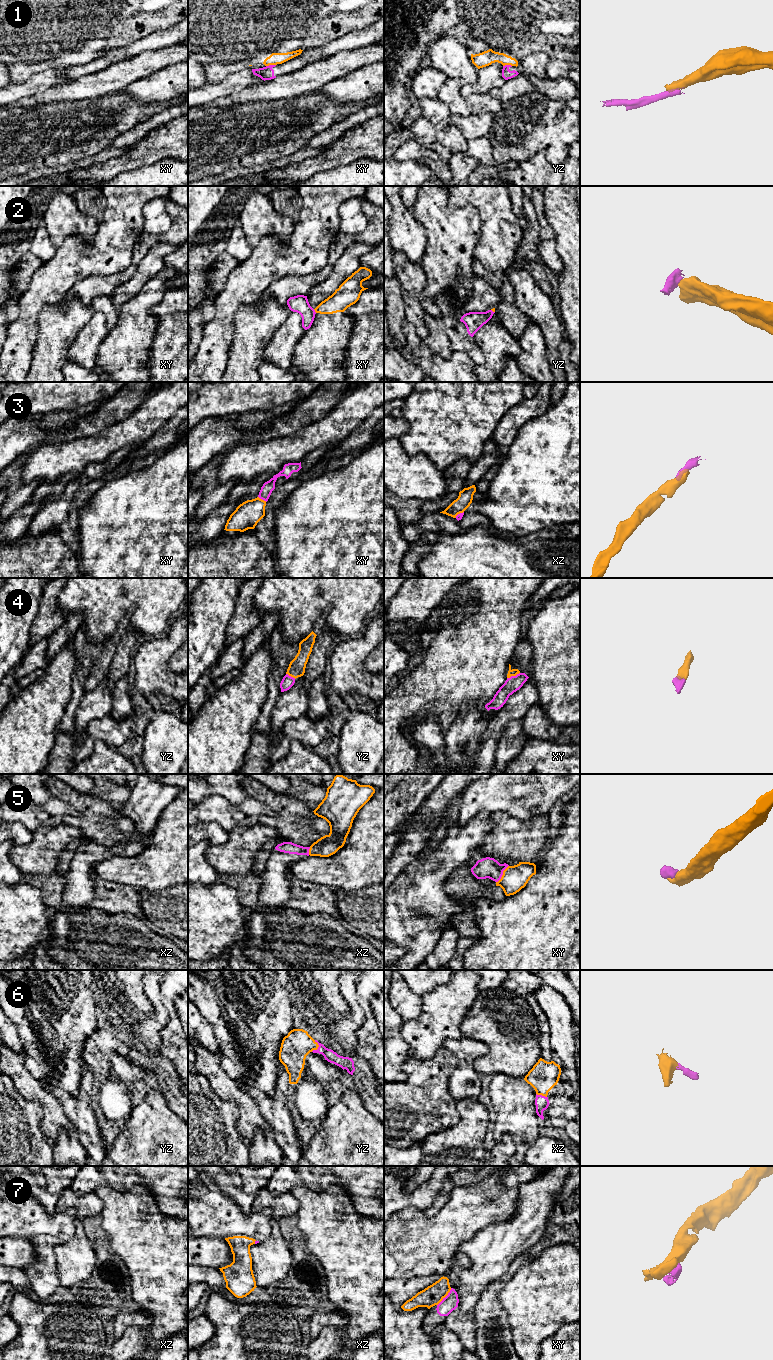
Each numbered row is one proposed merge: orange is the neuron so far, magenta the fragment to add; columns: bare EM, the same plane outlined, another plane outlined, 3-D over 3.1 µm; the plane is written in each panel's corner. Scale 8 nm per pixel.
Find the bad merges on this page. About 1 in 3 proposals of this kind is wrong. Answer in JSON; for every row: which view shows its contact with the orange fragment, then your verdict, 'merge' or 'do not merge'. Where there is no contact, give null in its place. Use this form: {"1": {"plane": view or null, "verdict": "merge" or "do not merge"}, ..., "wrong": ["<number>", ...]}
{"1": {"plane": "xy", "verdict": "do not merge"}, "2": {"plane": "xy", "verdict": "do not merge"}, "3": {"plane": "xy", "verdict": "merge"}, "4": {"plane": "xy", "verdict": "merge"}, "5": {"plane": "xy", "verdict": "merge"}, "6": {"plane": "yz", "verdict": "merge"}, "7": {"plane": "xy", "verdict": "merge"}, "wrong": ["1", "2"]}

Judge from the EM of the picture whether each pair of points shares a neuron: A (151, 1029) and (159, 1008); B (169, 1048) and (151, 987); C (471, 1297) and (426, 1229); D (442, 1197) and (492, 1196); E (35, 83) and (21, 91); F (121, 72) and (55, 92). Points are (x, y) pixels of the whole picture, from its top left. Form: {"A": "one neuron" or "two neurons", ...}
{"A": "one neuron", "B": "two neurons", "C": "two neurons", "D": "two neurons", "E": "one neuron", "F": "one neuron"}

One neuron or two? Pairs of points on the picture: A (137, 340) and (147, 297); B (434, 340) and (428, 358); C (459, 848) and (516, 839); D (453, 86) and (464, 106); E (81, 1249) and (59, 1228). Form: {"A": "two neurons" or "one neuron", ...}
{"A": "one neuron", "B": "two neurons", "C": "two neurons", "D": "one neuron", "E": "two neurons"}

